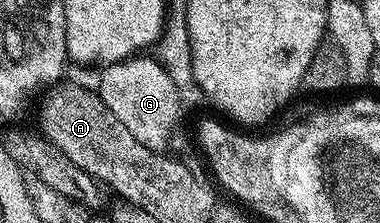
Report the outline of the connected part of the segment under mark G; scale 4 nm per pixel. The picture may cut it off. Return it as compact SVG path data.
M134 55L104 66L100 73L99 92L103 103L115 111L115 119L119 119L119 123L123 123L123 127L127 127L127 131L131 131L131 135L148 149L164 150L177 125L181 101L177 98L179 88L163 66L152 56Z

